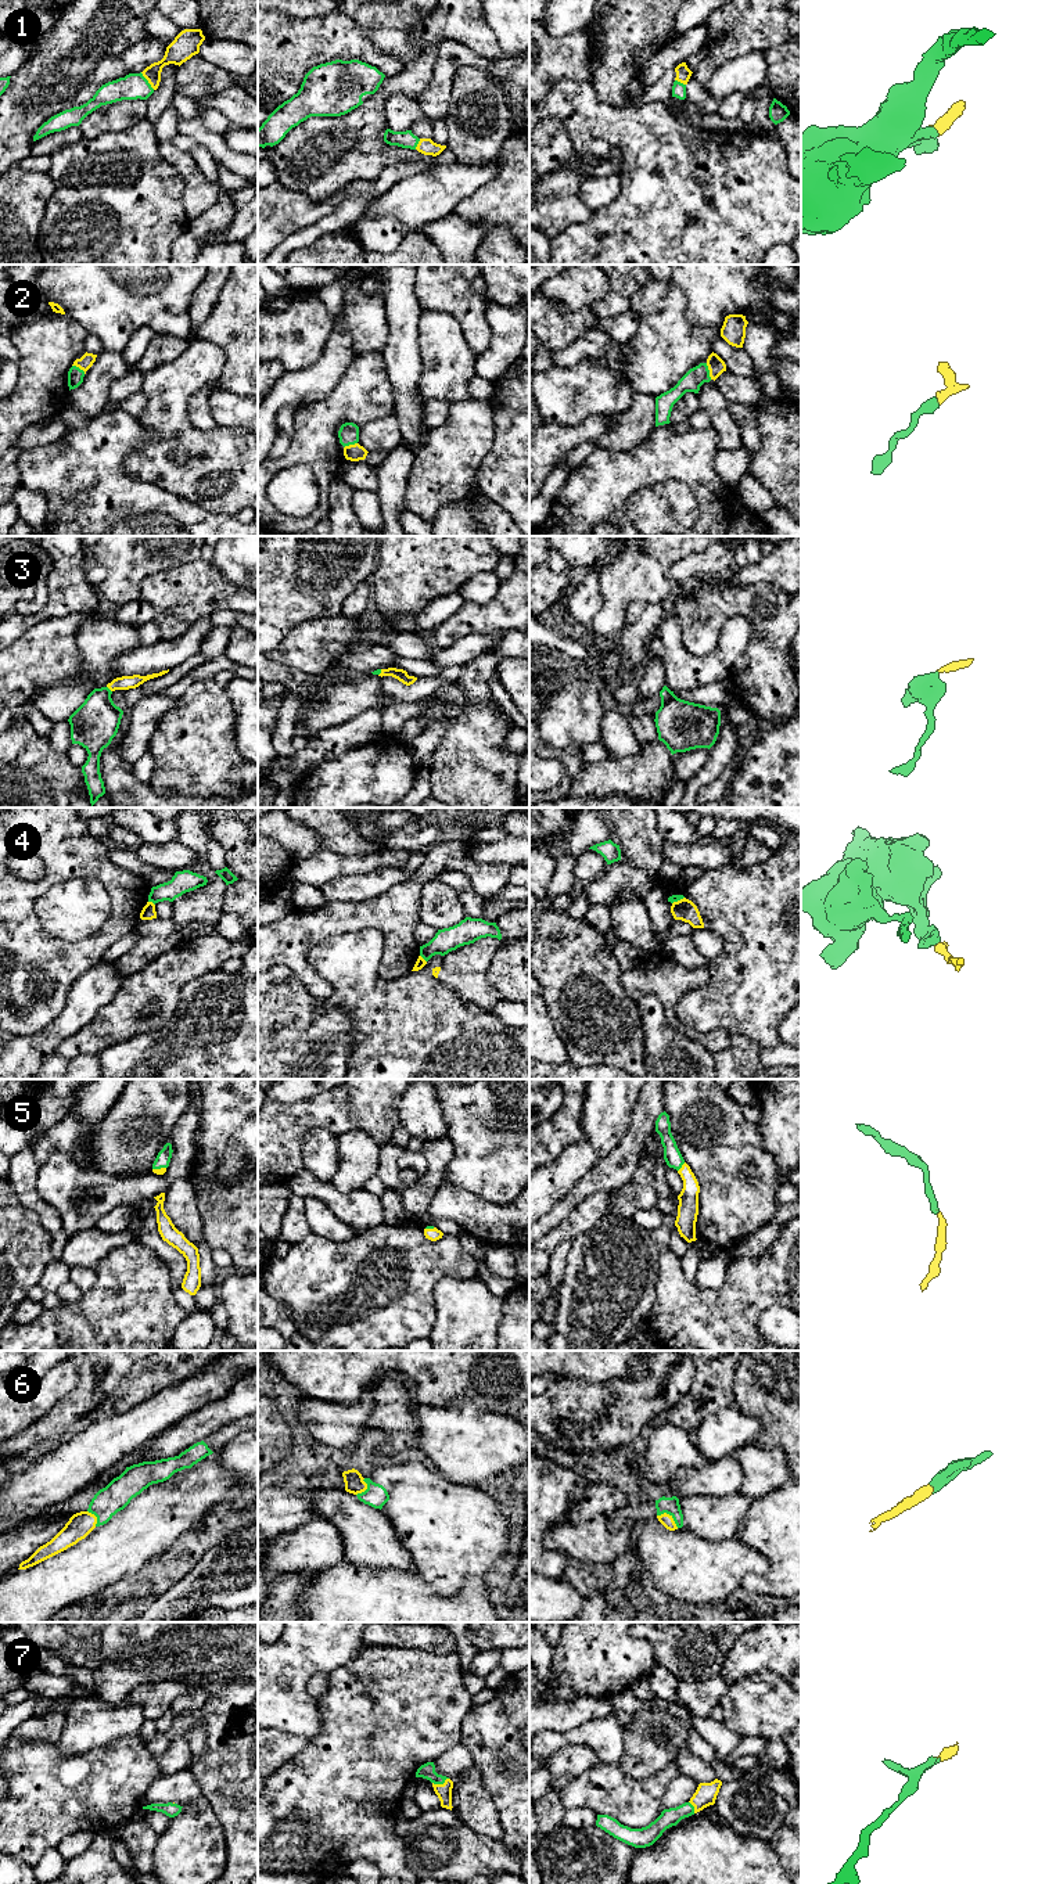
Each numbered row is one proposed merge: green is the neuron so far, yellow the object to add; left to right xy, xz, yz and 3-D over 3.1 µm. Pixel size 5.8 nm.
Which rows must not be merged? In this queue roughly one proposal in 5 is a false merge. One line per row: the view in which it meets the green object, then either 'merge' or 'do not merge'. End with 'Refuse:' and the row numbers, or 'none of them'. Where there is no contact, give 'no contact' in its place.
1: contact in xy; merge
2: contact in yz; merge
3: contact in xy; merge
4: contact in xy; do not merge
5: contact in yz; merge
6: contact in yz; merge
7: contact in xz; merge
Refuse: 4

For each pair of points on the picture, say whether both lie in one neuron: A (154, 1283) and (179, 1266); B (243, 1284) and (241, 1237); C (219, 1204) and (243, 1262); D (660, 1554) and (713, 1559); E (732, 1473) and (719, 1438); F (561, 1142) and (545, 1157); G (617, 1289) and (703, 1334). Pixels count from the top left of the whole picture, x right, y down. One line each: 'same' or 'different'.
A: different
B: different
C: same
D: same
E: different
F: same
G: different

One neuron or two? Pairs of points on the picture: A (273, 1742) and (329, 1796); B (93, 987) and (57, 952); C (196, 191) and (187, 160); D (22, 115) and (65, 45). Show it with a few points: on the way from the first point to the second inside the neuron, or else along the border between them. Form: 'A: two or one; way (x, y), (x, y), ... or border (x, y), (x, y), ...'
A: two; border (309, 1740), (272, 1775)
B: two; border (100, 960), (74, 982), (65, 1003)
C: one; way (196, 183), (187, 168)
D: one; way (33, 97), (65, 63)

